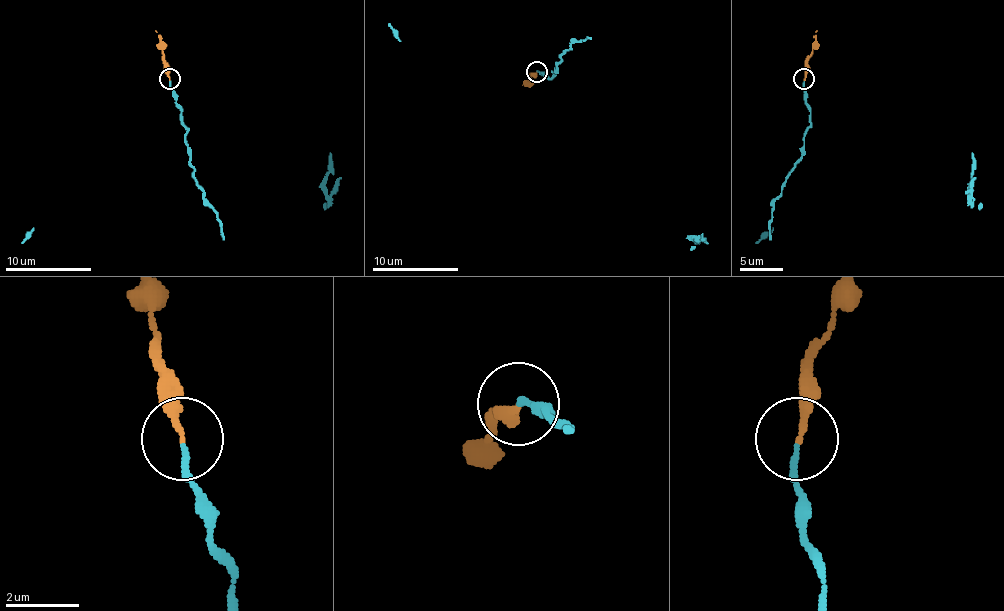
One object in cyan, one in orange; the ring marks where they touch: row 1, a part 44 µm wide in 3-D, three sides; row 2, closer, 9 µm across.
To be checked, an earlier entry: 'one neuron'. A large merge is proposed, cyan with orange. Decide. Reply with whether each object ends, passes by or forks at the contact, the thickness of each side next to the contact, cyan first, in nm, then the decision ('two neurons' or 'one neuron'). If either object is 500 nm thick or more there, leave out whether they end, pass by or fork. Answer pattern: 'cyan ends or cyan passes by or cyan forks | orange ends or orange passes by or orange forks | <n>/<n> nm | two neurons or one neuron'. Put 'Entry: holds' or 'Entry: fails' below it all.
cyan ends | orange ends | 150/200 nm | one neuron
Entry: holds

